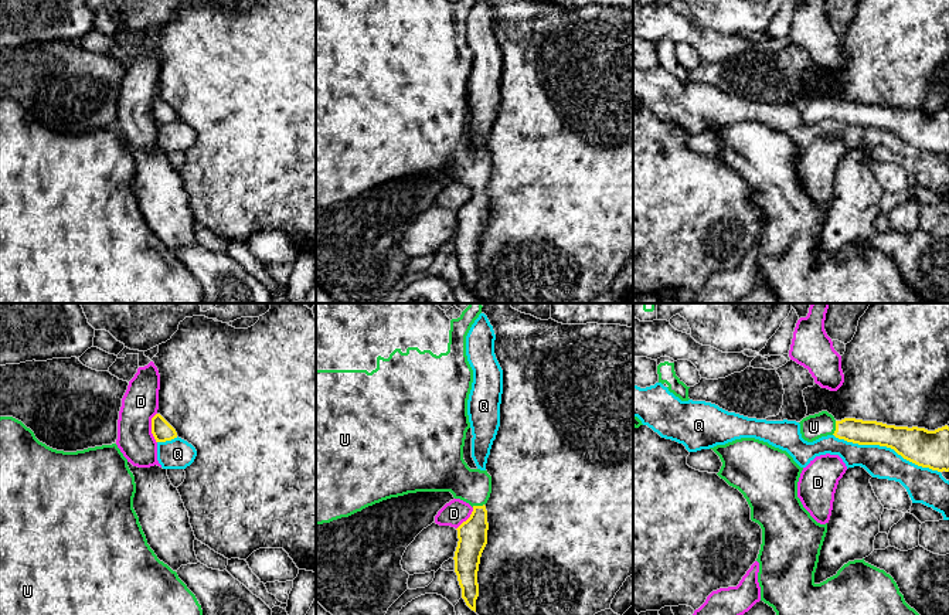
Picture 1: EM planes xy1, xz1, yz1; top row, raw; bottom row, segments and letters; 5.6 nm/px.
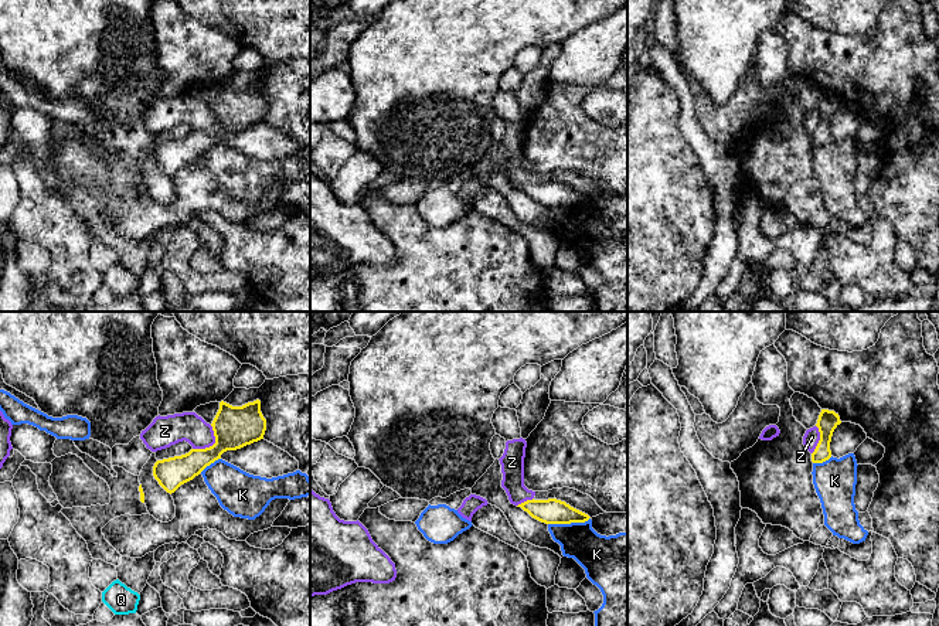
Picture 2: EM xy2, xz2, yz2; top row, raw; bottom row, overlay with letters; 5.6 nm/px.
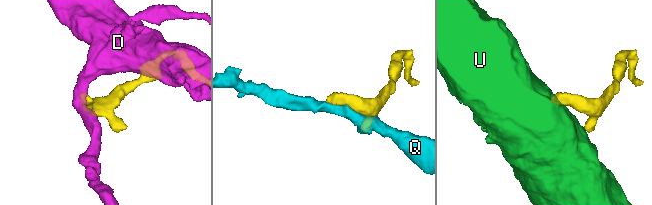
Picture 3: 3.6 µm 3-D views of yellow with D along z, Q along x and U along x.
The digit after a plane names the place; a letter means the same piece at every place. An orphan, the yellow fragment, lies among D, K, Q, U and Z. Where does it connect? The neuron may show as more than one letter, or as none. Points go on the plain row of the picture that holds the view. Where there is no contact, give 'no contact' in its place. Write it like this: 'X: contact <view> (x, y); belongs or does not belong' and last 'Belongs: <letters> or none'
D: contact xy1 (152, 111); does not belong
K: contact xz2 (568, 206); does not belong
Q: contact yz1 (887, 129); does not belong
U: contact yz1 (836, 111); belongs
Z: contact xy2 (213, 128); does not belong
Belongs: U

